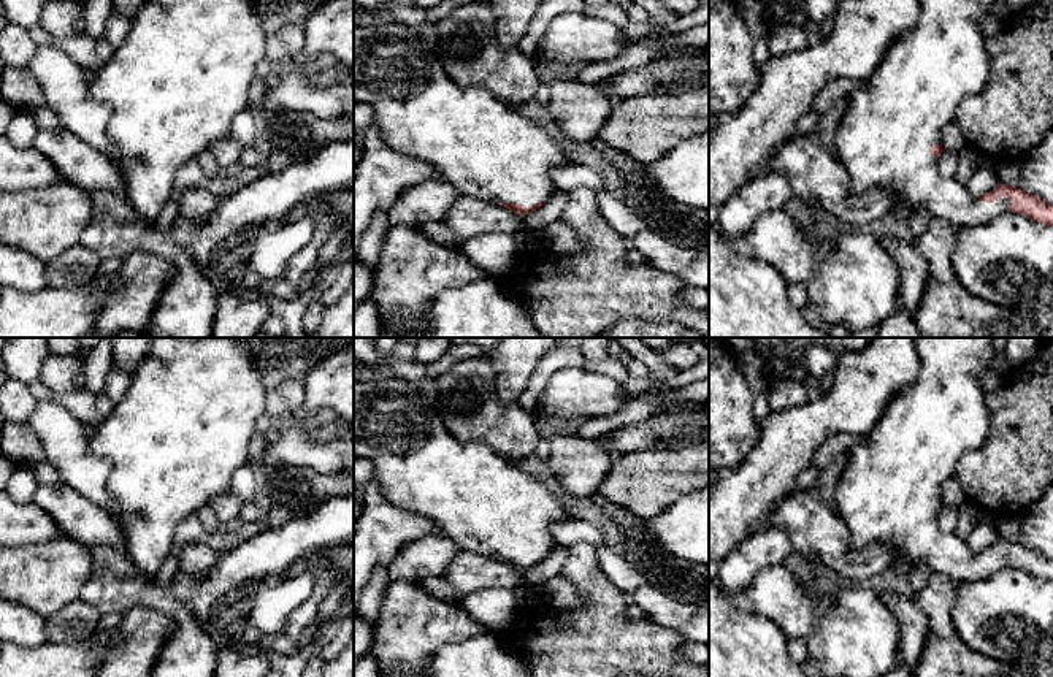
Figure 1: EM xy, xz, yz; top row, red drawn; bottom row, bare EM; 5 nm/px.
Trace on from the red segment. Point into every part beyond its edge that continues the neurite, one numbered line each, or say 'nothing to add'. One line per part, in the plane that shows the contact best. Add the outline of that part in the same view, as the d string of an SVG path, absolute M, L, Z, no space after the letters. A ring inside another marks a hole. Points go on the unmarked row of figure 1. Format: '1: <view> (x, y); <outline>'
1: xz (484, 503); M354 338L354 457L366 458L373 463L373 479L387 501L396 507L430 517L438 525L439 534L454 541L460 550L471 552L474 555L484 555L496 560L525 560L528 564L534 563L538 558L544 560L558 547L550 533L550 525L553 522L571 518L565 511L563 503L549 491L542 480L520 469L482 441L463 442L455 439L446 430L439 415L436 404L436 379L427 373L427 365L417 360L400 358L395 352L381 352L373 338Z

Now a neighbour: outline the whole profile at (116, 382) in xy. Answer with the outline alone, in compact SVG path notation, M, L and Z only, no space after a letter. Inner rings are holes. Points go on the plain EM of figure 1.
M113 365L113 368L109 369L109 373L106 374L103 393L116 406L122 400L122 396L127 392L127 388L130 387L130 384L132 384L132 376L119 371Z

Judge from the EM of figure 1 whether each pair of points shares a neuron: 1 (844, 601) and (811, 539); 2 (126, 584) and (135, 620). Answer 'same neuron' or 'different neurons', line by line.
1: different neurons
2: different neurons

